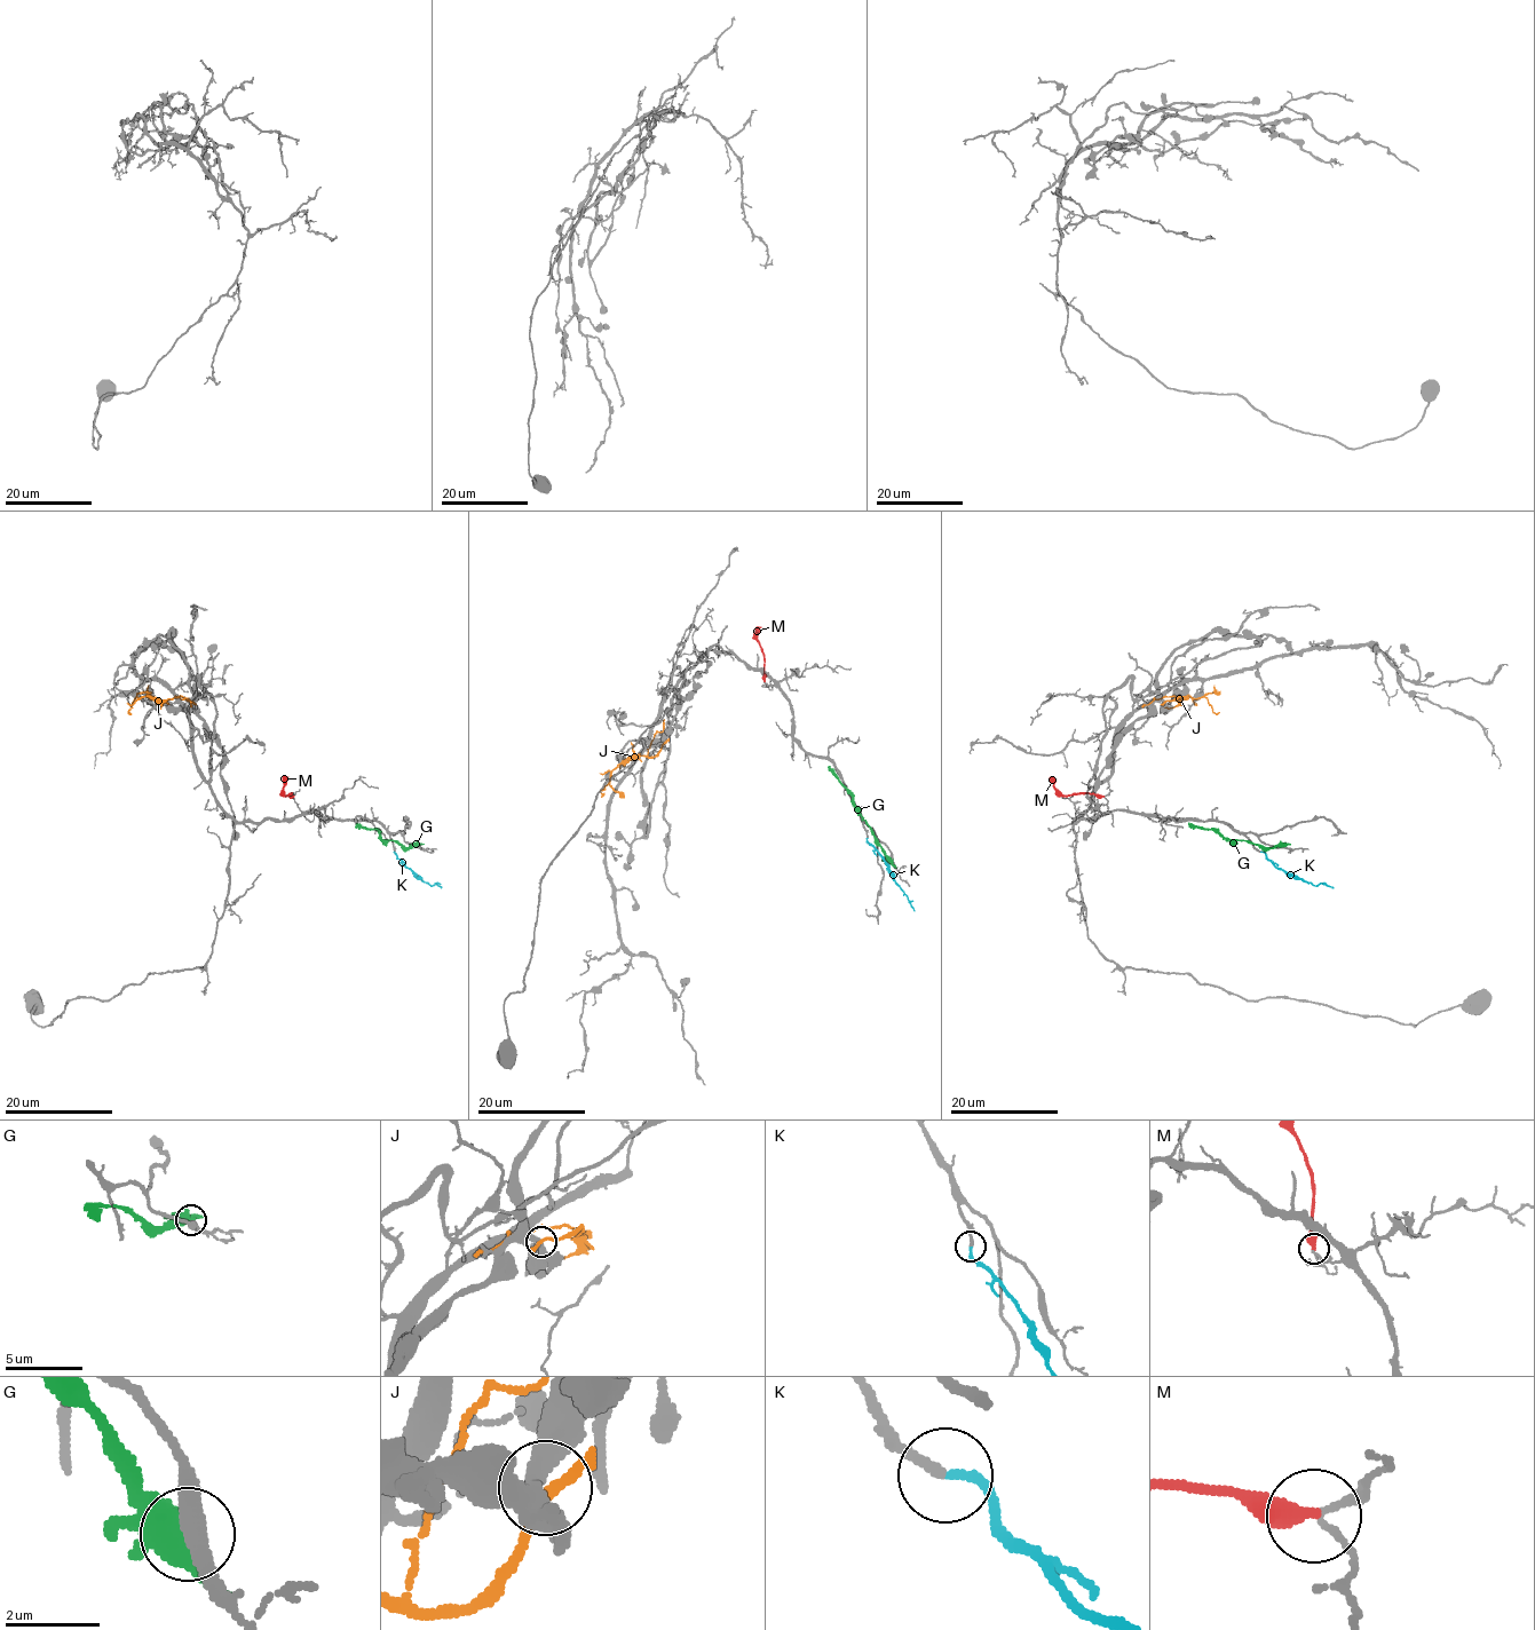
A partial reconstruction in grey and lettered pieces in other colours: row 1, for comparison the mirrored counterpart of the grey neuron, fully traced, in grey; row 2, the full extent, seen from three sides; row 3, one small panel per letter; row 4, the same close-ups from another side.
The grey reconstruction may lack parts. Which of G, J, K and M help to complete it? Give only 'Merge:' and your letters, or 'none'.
Merge: K

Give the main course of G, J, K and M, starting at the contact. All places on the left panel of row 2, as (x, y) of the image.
G: (419, 845), (405, 847), (394, 840), (384, 840), (376, 830), (356, 823)
J: (190, 702), (181, 696), (155, 701), (136, 696), (127, 711), (129, 712)
K: (394, 852), (414, 875), (442, 888)
M: (292, 796), (285, 794), (284, 781), (287, 777)

